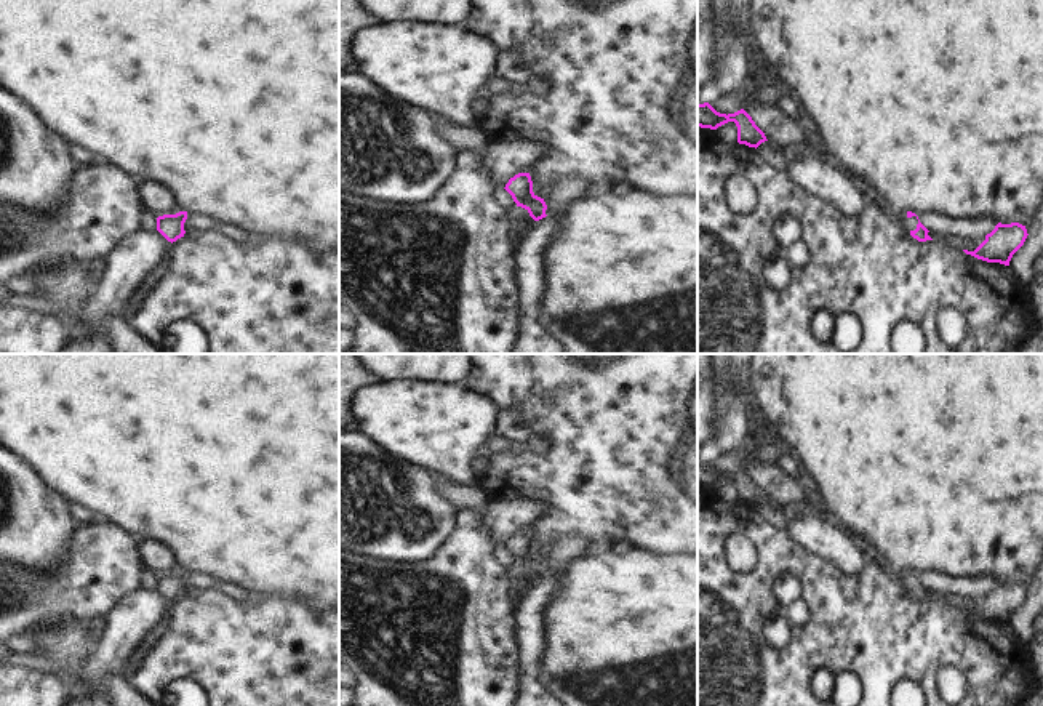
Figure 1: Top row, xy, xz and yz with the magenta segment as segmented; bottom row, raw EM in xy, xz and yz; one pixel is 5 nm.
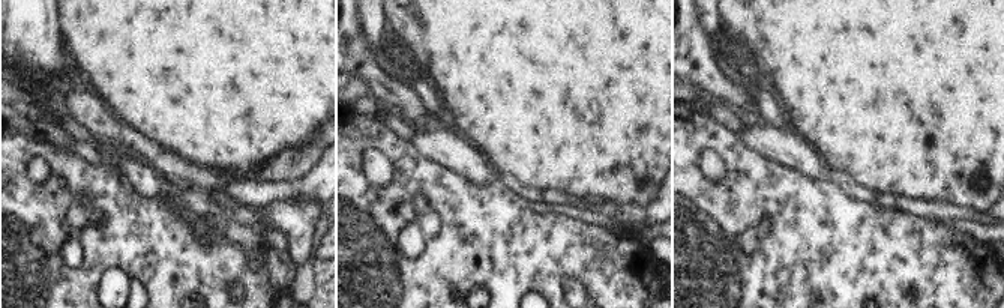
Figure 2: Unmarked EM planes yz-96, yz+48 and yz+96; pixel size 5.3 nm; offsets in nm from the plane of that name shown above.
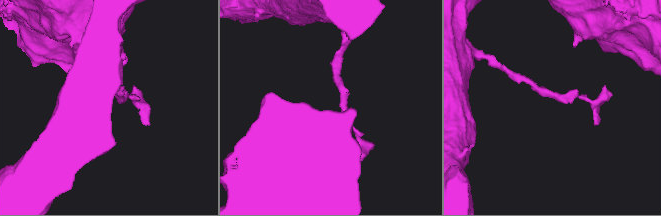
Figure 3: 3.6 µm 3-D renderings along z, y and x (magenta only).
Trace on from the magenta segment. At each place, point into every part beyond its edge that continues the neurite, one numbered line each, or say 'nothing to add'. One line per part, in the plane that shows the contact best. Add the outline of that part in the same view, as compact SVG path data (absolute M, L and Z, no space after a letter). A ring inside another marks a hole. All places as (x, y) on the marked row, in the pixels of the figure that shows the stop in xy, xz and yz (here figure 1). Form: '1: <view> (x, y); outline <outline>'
1: yz (909, 223); outline M883 210L883 211L888 215L894 215L902 223L905 231L915 231L917 229L917 224L918 224L917 216L909 218L907 213L897 213L893 210Z

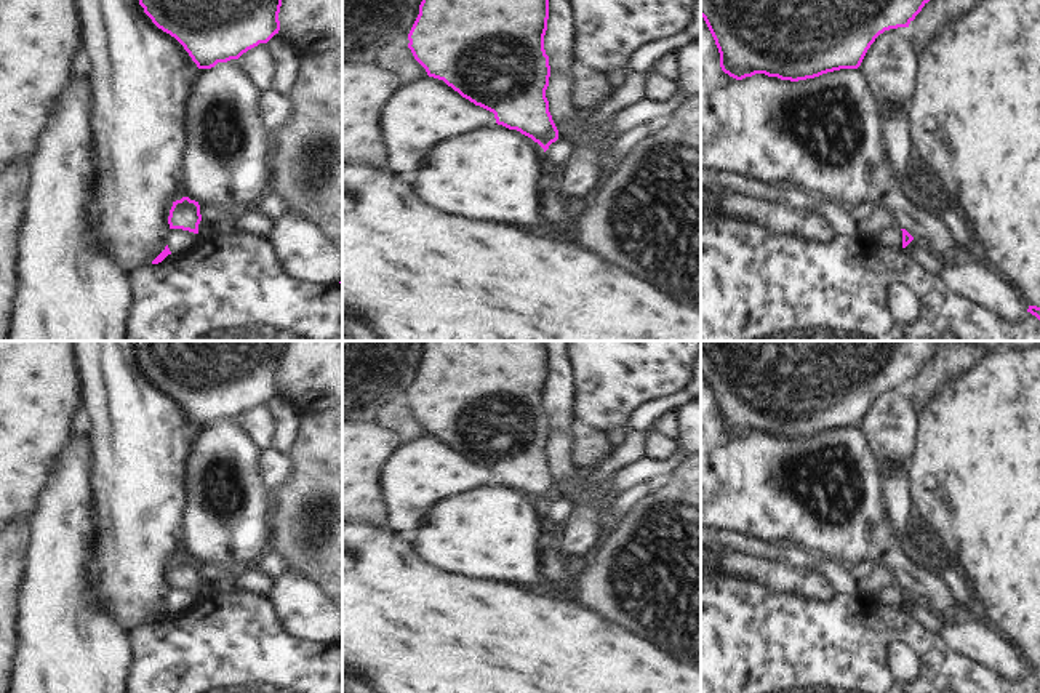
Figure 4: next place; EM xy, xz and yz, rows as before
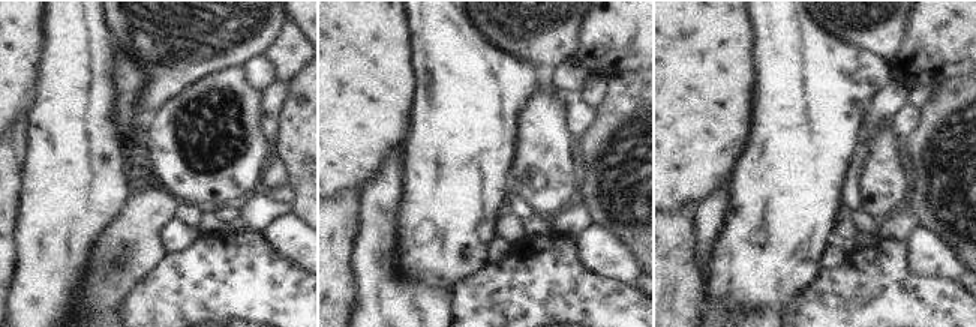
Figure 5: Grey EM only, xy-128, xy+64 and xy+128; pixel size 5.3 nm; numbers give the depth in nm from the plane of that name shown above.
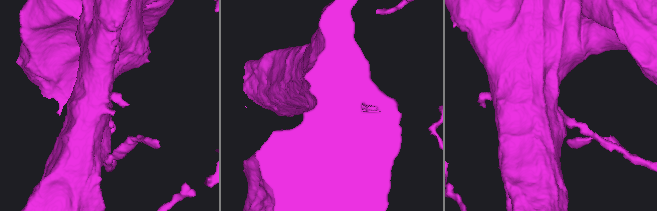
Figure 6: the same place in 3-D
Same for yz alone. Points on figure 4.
nothing to add

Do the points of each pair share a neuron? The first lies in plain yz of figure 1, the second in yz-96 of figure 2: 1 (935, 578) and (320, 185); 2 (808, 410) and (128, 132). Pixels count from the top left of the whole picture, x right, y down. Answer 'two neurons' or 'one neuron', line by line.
1: one neuron
2: two neurons

